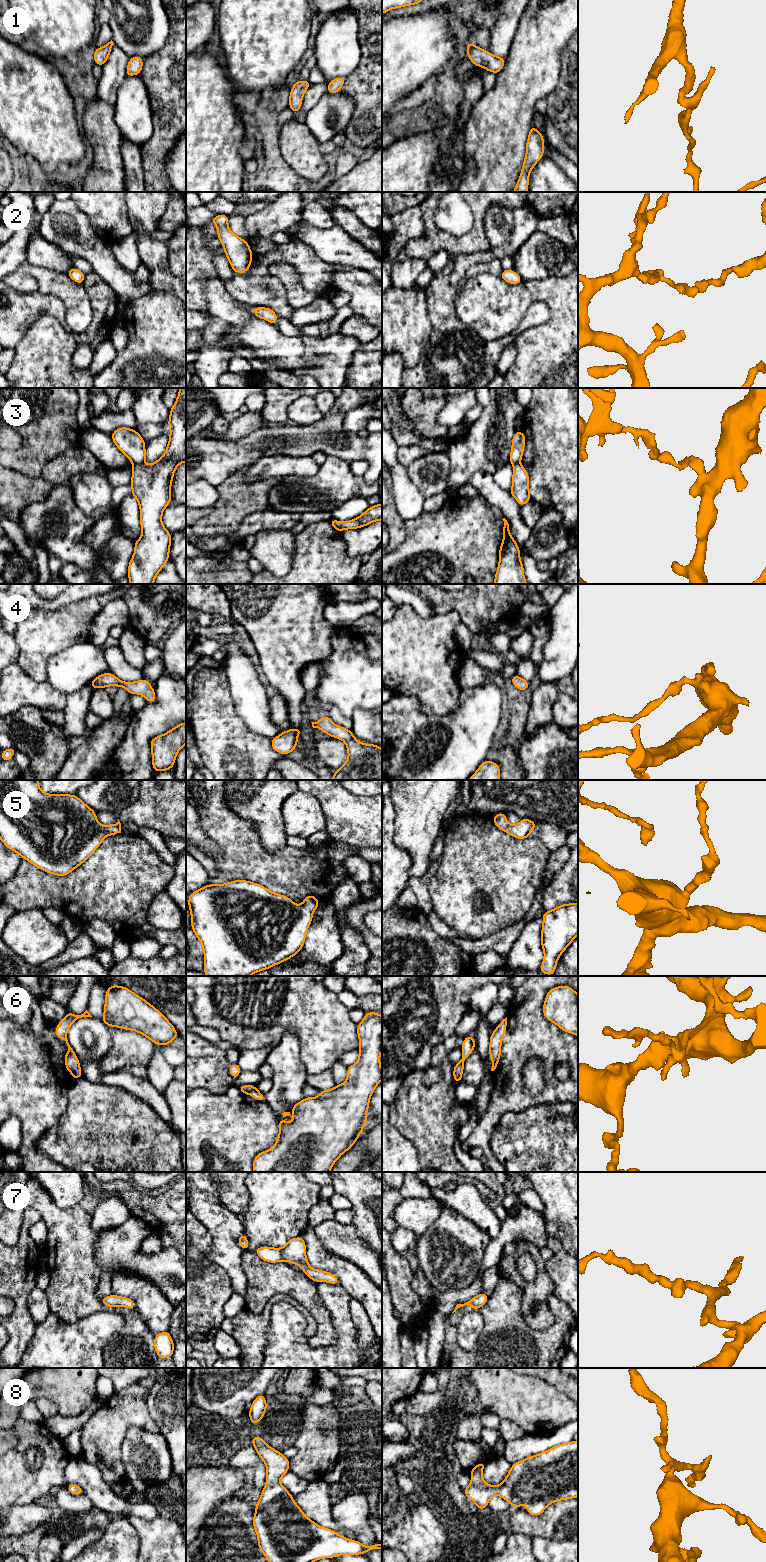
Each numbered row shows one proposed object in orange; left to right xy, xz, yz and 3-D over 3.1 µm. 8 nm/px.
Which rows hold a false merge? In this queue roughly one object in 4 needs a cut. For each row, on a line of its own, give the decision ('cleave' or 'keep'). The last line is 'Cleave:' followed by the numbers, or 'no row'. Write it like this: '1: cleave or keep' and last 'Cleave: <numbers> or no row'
1: keep
2: keep
3: keep
4: keep
5: keep
6: keep
7: keep
8: keep
Cleave: no row

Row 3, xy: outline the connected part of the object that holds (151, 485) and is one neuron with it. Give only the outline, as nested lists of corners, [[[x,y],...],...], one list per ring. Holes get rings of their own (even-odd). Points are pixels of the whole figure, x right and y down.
[[[180,388],[177,399],[170,409],[168,420],[170,428],[169,442],[165,453],[155,462],[146,466],[146,442],[133,429],[120,427],[110,436],[117,448],[133,463],[131,496],[134,496],[140,508],[142,534],[134,542],[134,554],[128,565],[130,584],[154,584],[157,574],[169,560],[172,535],[162,524],[162,513],[171,503],[171,484],[177,466],[186,462],[186,388]]]

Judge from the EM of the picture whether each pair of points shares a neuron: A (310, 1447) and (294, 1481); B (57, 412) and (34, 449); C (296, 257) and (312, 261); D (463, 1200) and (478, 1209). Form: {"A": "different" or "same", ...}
{"A": "different", "B": "same", "C": "same", "D": "same"}

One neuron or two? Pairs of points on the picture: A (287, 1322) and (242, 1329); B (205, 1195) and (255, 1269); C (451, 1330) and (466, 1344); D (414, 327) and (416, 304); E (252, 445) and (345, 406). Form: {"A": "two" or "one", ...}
{"A": "two", "B": "two", "C": "two", "D": "one", "E": "two"}

